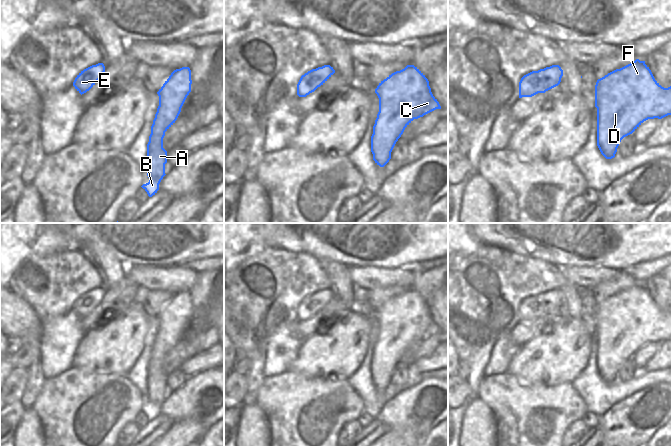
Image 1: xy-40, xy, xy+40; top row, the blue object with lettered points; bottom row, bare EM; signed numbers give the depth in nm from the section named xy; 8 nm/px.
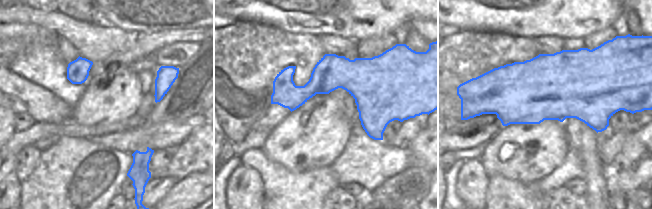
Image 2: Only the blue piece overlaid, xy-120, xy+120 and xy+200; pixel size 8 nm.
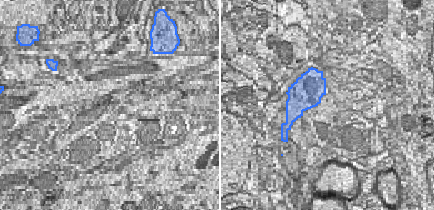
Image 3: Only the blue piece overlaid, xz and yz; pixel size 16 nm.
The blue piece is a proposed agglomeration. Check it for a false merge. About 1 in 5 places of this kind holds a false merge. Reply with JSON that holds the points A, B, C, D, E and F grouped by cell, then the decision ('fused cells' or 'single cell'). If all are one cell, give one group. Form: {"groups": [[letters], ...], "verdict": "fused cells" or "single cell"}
{"groups": [["A", "B", "C", "D", "E", "F"]], "verdict": "single cell"}

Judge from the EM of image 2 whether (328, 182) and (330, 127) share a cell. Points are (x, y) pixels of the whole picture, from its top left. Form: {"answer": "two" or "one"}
{"answer": "two"}

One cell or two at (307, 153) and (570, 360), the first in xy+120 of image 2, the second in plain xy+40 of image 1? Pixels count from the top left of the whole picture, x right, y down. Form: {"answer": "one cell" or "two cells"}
{"answer": "one cell"}

